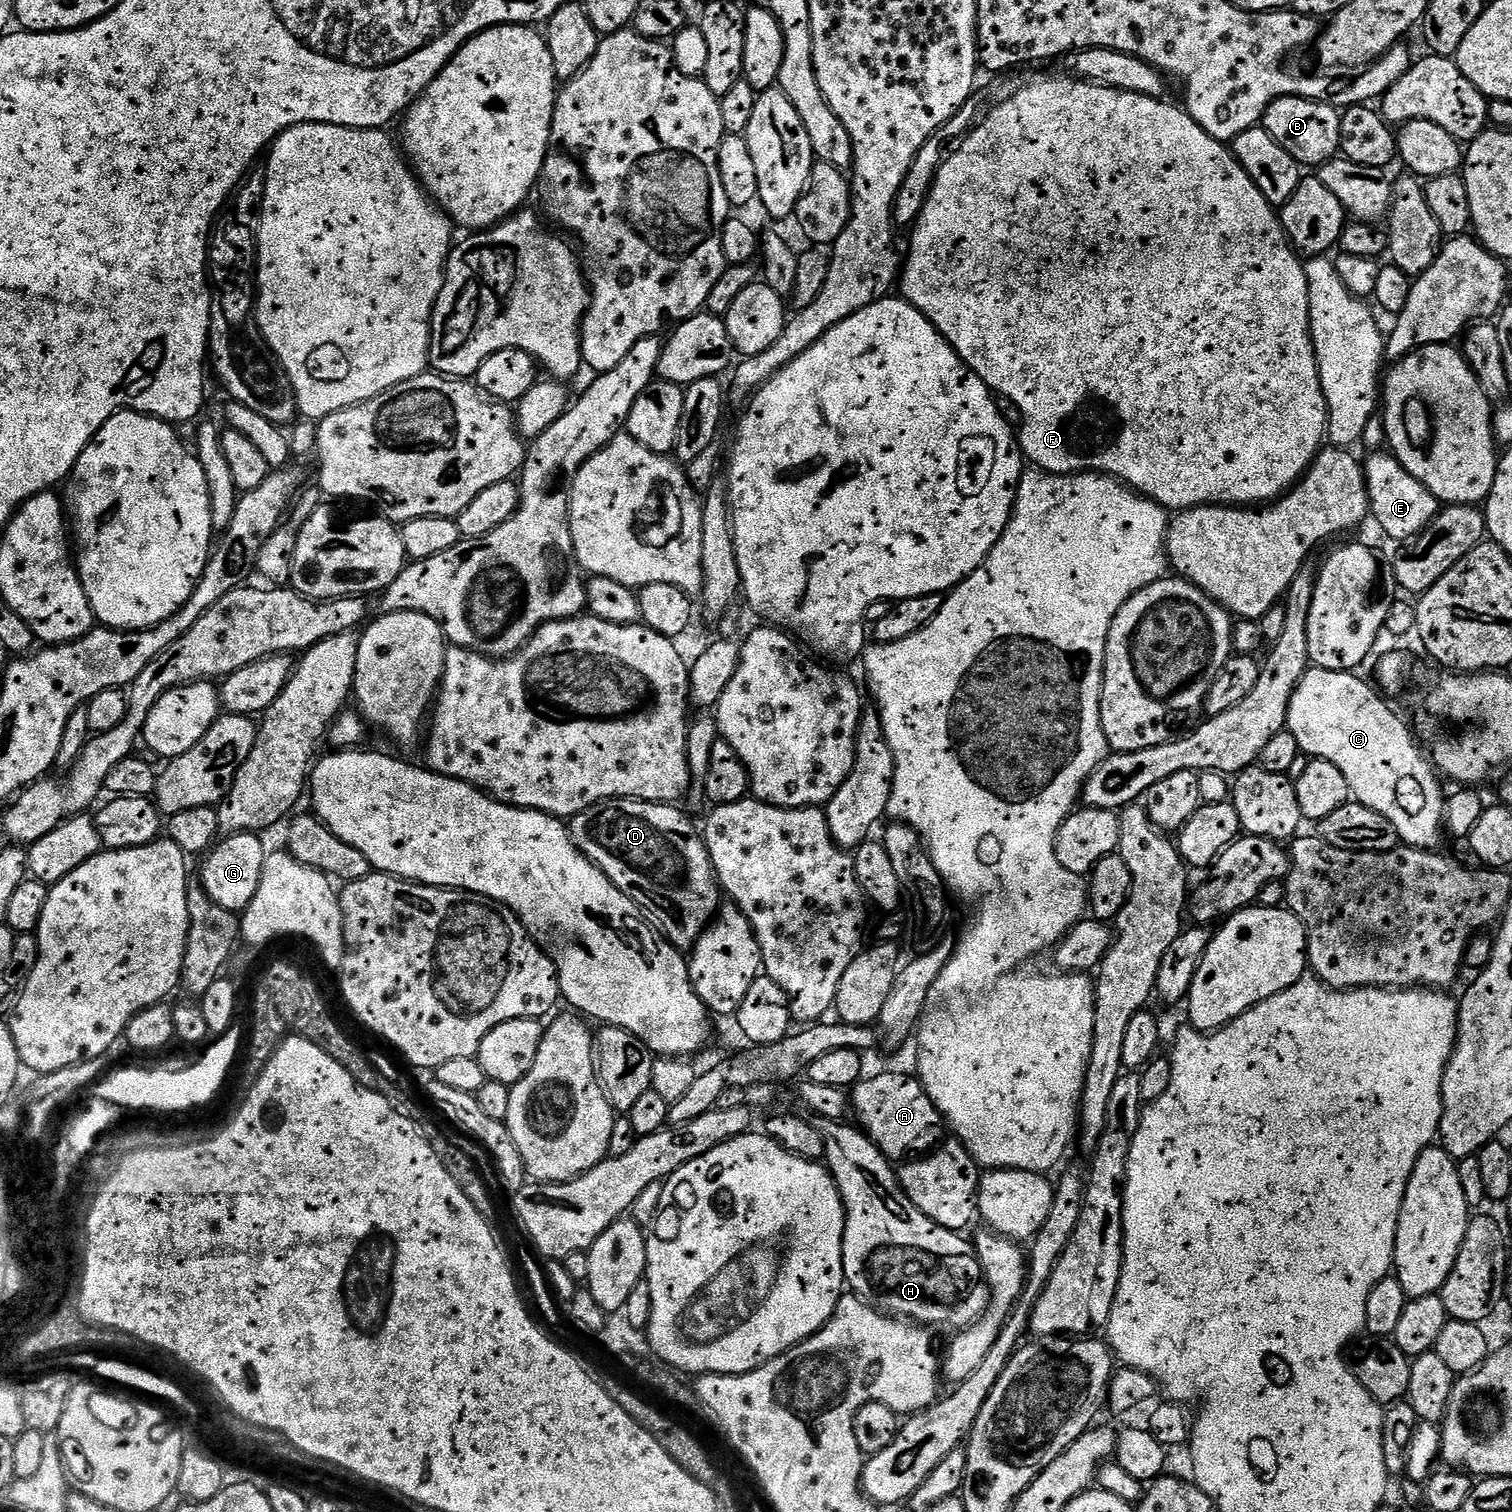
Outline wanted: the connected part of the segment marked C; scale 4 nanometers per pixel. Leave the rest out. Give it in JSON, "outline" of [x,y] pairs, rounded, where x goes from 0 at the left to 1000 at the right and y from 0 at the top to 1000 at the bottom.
{"outline":[[[870,440],[866,441],[860,450],[858,451],[854,464],[853,466],[851,483],[854,484],[856,488],[858,488],[858,493],[863,501],[882,504],[882,507],[885,507],[885,509],[888,509],[888,515],[890,515],[892,523],[896,527],[896,531],[902,532],[906,536],[911,536],[911,538],[914,538],[914,541],[917,541],[917,544],[919,544],[922,546],[922,549],[926,552],[927,556],[931,560],[945,562],[952,562],[953,560],[952,559],[952,550],[954,553],[954,548],[955,548],[955,530],[956,528],[956,524],[952,522],[953,514],[946,505],[945,501],[942,498],[942,500],[939,498],[939,495],[937,493],[933,483],[929,479],[928,475],[918,466],[920,465],[907,452],[905,453],[903,450],[899,450],[898,448],[899,446],[897,444],[883,444],[882,443],[877,443]]]}

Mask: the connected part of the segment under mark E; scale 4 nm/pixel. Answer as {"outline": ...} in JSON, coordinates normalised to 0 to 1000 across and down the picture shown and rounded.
{"outline":[[[908,298],[907,301],[901,305],[902,318],[903,319],[903,324],[905,325],[905,335],[906,337],[907,343],[910,343],[910,347],[919,354],[921,357],[929,357],[933,358],[937,354],[940,354],[946,348],[948,343],[952,339],[954,335],[953,331],[945,323],[940,321],[940,319],[938,319],[938,316],[933,314],[929,309],[926,308],[925,304],[917,298]]]}

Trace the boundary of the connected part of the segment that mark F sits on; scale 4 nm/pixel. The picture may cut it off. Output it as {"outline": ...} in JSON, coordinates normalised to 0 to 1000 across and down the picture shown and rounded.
{"outline":[[[708,50],[690,50],[688,53],[675,55],[667,66],[662,66],[646,81],[646,84],[634,93],[635,96],[630,101],[624,104],[622,112],[611,138],[603,151],[603,162],[597,175],[594,183],[594,193],[597,198],[605,204],[628,226],[628,229],[636,237],[642,246],[647,247],[649,253],[657,260],[663,264],[671,266],[677,274],[677,280],[673,283],[675,298],[681,308],[689,312],[696,312],[698,315],[708,315],[712,312],[729,312],[731,315],[737,315],[741,320],[745,320],[749,325],[753,325],[759,331],[767,333],[770,337],[780,340],[786,336],[797,335],[836,335],[843,332],[850,325],[854,325],[859,320],[863,312],[868,309],[868,305],[876,296],[878,288],[878,267],[874,261],[874,253],[872,247],[872,239],[869,234],[869,226],[866,218],[866,194],[862,181],[862,175],[856,164],[852,161],[852,155],[847,148],[845,138],[829,123],[827,115],[817,104],[815,103],[812,95],[804,93],[790,78],[787,78],[782,71],[769,69],[769,65],[764,63],[756,63],[749,61],[740,61],[736,58],[729,58],[728,56],[720,56],[718,53],[712,53]]]}

